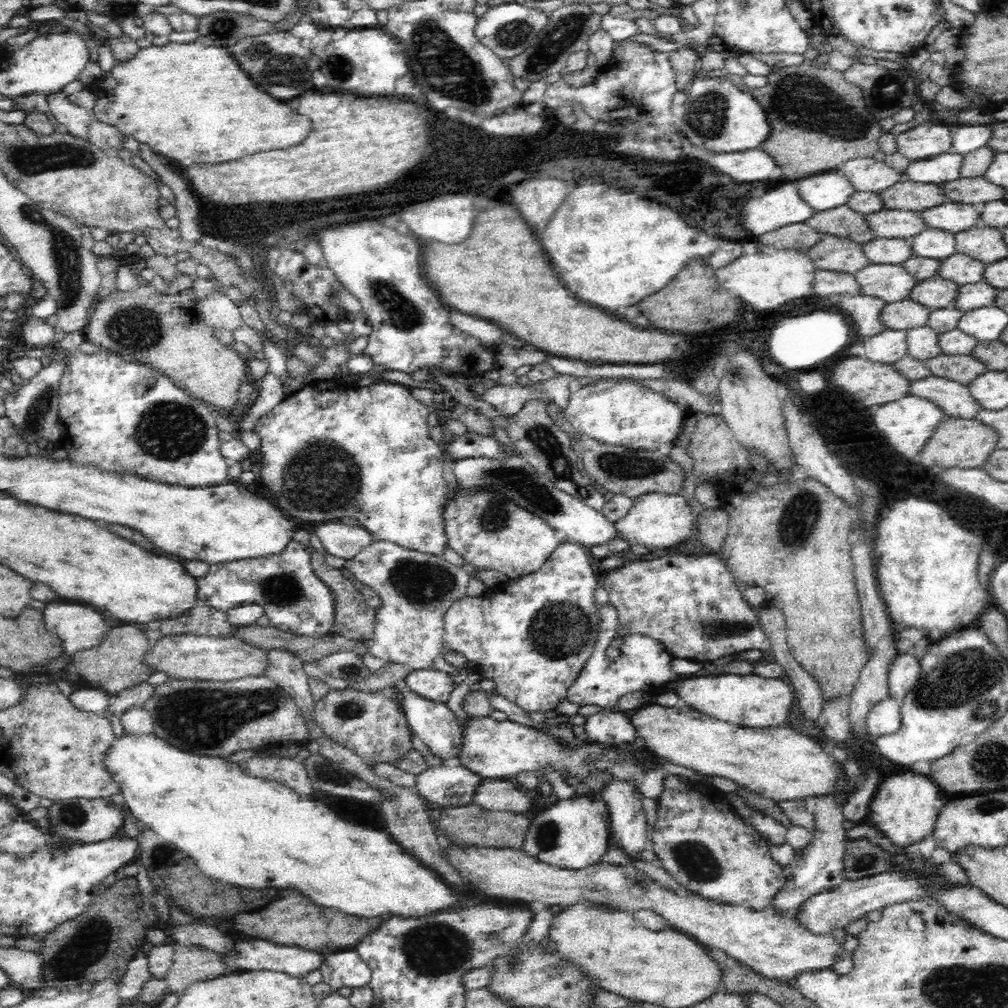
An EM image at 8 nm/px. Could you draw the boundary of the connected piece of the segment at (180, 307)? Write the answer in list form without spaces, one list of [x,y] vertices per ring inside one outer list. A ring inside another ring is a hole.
[[[138,255],[129,263],[124,266],[136,277],[136,286],[120,290],[115,284],[108,295],[96,301],[86,324],[85,340],[119,354],[125,361],[153,368],[173,380],[186,394],[209,405],[236,409],[242,384],[251,383],[248,367],[251,355],[240,354],[214,337],[214,328],[197,310],[192,276],[178,272],[174,280],[166,281],[166,290],[160,292],[142,277],[142,270],[147,268],[144,257]]]

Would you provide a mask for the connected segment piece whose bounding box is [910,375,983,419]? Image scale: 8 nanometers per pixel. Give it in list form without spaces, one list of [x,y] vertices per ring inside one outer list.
[[[934,375],[912,381],[910,395],[932,399],[944,409],[946,416],[971,419],[976,418],[976,414],[983,409],[983,406],[972,398],[968,385]]]

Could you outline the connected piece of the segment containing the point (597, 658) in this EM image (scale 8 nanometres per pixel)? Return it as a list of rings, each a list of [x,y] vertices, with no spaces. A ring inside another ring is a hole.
[[[605,604],[598,607],[599,634],[594,651],[590,659],[586,661],[584,668],[578,676],[577,682],[567,693],[570,701],[582,705],[593,704],[603,709],[617,709],[618,700],[628,693],[642,691],[644,693],[658,689],[658,686],[665,687],[667,683],[676,678],[674,670],[671,668],[673,656],[658,641],[650,639],[643,635],[629,635],[621,637],[623,644],[620,648],[620,654],[612,660],[608,658],[606,650],[616,636],[616,630],[619,630],[618,612],[612,604]]]

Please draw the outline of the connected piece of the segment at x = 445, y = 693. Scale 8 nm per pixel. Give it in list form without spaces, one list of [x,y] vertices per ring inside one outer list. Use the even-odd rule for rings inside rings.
[[[414,670],[404,681],[408,689],[426,698],[438,701],[440,704],[448,702],[450,694],[457,687],[452,675],[440,670]]]

